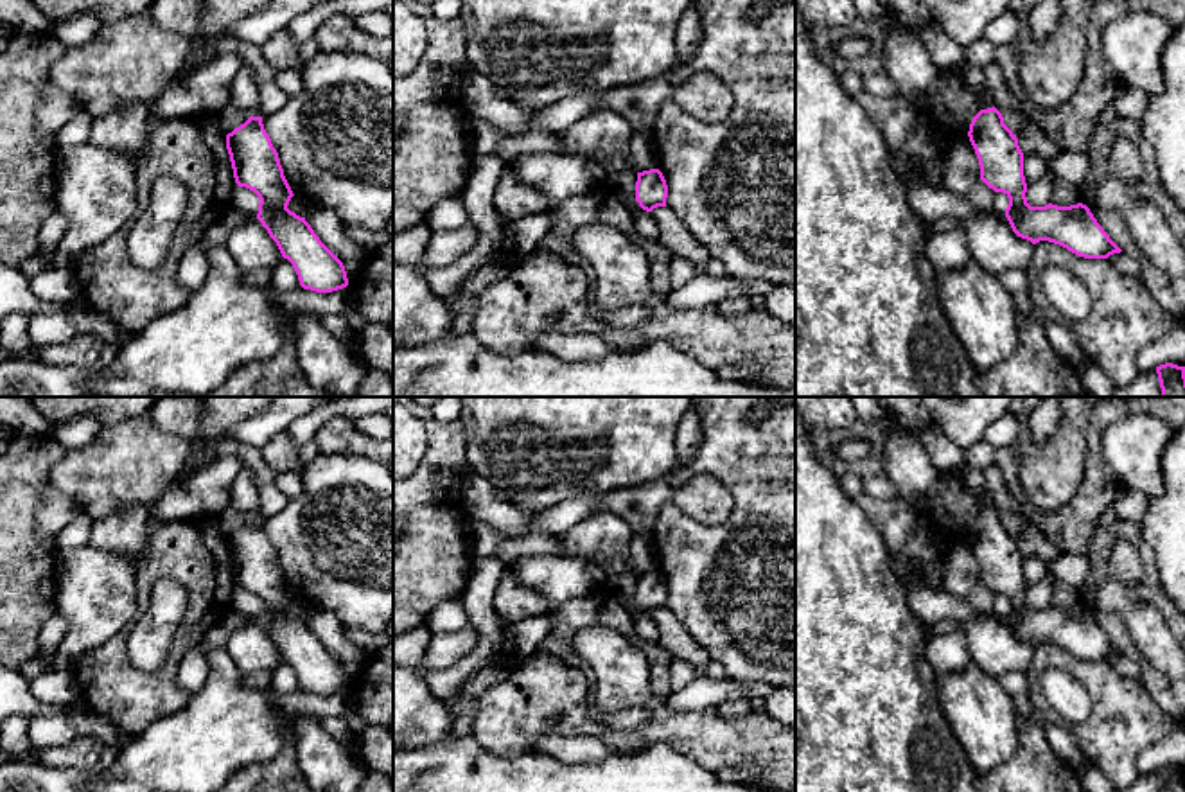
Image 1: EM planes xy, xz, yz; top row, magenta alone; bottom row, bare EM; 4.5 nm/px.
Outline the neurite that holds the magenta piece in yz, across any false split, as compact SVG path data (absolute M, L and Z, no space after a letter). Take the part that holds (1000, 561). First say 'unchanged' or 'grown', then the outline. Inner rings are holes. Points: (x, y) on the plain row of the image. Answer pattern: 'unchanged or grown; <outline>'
grown; M964 462L959 476L964 490L977 499L979 515L970 526L970 544L980 568L980 582L1009 600L1005 620L1013 634L1031 643L1049 643L1084 661L1108 661L1122 652L1083 605L1070 609L1031 609L1025 594L1023 555L1016 537L1004 526L986 492L984 471Z

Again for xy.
unchanged; M250 519L226 537L233 580L253 593L260 605L257 621L287 661L303 691L332 695L348 688L343 664L320 643L305 620L287 611L294 598L264 532L262 519Z

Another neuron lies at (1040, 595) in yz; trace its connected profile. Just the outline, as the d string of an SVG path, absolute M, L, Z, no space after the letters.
M1045 576L1038 584L1027 589L1025 600L1031 609L1045 609L1052 603L1054 593L1058 587L1058 580L1052 576Z

